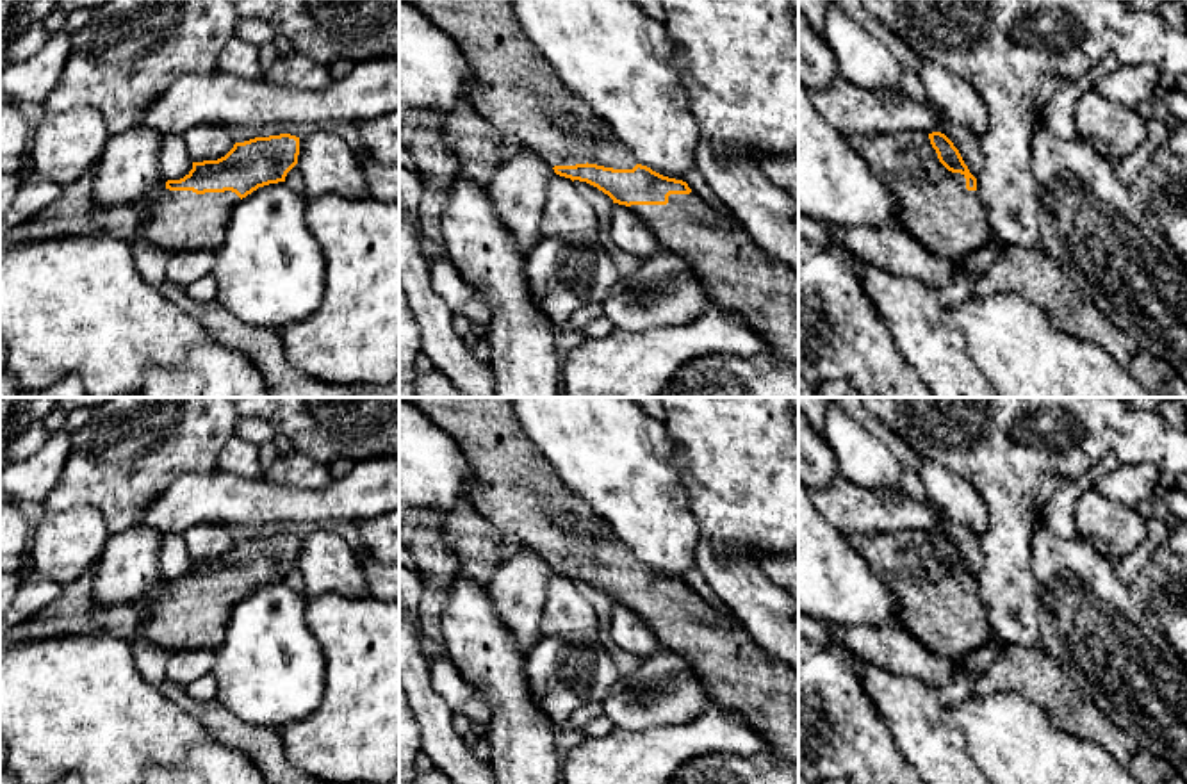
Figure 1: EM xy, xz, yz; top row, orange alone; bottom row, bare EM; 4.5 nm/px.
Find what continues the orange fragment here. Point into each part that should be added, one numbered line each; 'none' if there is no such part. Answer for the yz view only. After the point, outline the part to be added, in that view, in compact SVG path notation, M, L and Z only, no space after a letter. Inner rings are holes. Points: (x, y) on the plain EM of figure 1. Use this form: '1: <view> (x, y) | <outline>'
1: yz (949, 619) | M929 533L847 536L898 602L898 627L929 650L964 659L998 638L987 624L977 590L962 586L937 558Z

